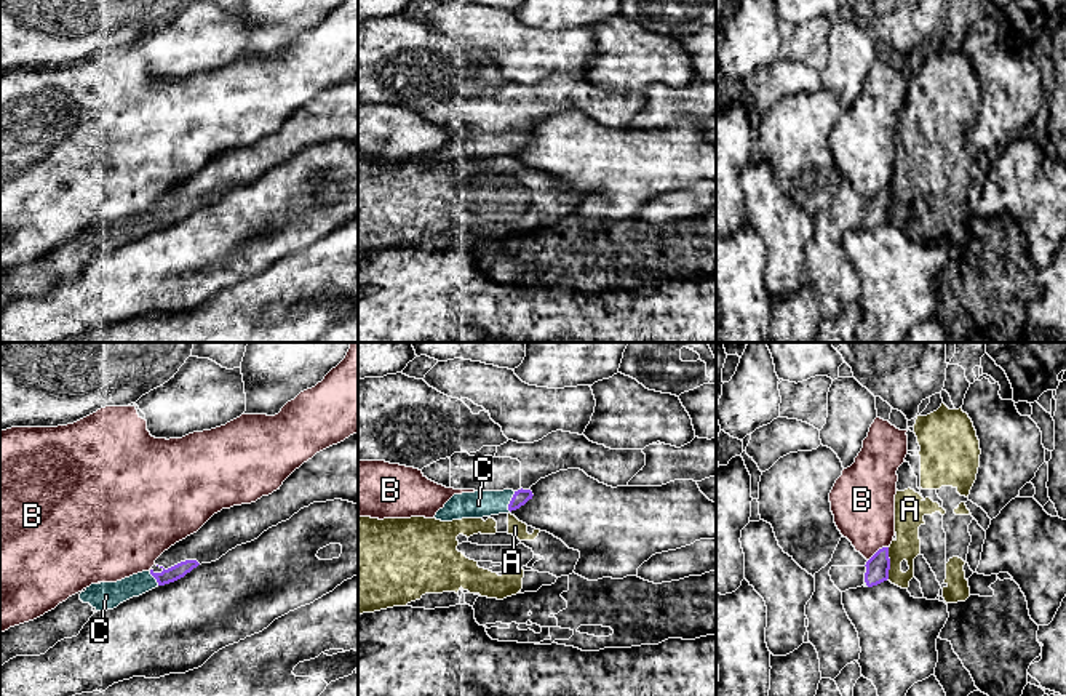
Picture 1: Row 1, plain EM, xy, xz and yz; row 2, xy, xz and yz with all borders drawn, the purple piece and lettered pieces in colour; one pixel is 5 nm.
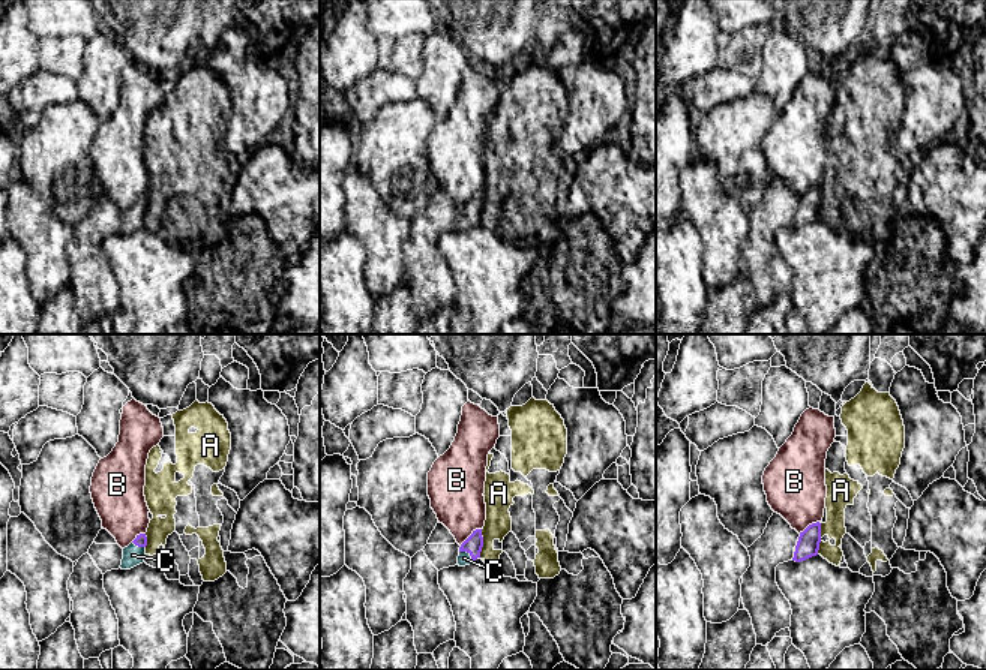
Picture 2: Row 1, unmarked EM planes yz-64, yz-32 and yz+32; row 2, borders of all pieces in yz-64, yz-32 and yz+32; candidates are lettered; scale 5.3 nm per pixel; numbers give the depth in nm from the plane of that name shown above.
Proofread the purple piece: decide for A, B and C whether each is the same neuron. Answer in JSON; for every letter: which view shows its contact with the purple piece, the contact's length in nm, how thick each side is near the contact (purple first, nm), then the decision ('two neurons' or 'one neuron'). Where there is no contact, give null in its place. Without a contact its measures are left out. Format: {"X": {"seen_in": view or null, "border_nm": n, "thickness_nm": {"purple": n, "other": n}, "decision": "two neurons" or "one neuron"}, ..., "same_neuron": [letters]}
{"A": {"seen_in": "yz", "border_nm": 160, "thickness_nm": {"purple": 120, "other": 140}, "decision": "two neurons"}, "B": {"seen_in": "yz", "border_nm": 130, "thickness_nm": {"purple": 120, "other": 320}, "decision": "two neurons"}, "C": {"seen_in": "xz", "border_nm": 110, "thickness_nm": {"purple": 80, "other": 140}, "decision": "one neuron"}, "same_neuron": ["C"]}

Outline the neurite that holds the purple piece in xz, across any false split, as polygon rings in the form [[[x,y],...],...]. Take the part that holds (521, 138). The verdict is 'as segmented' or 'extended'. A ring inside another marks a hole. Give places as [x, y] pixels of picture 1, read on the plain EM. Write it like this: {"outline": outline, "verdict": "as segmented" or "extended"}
{"outline": [[[531,131],[475,133],[454,136],[435,157],[436,162],[483,160],[508,155],[532,141]]], "verdict": "extended"}

